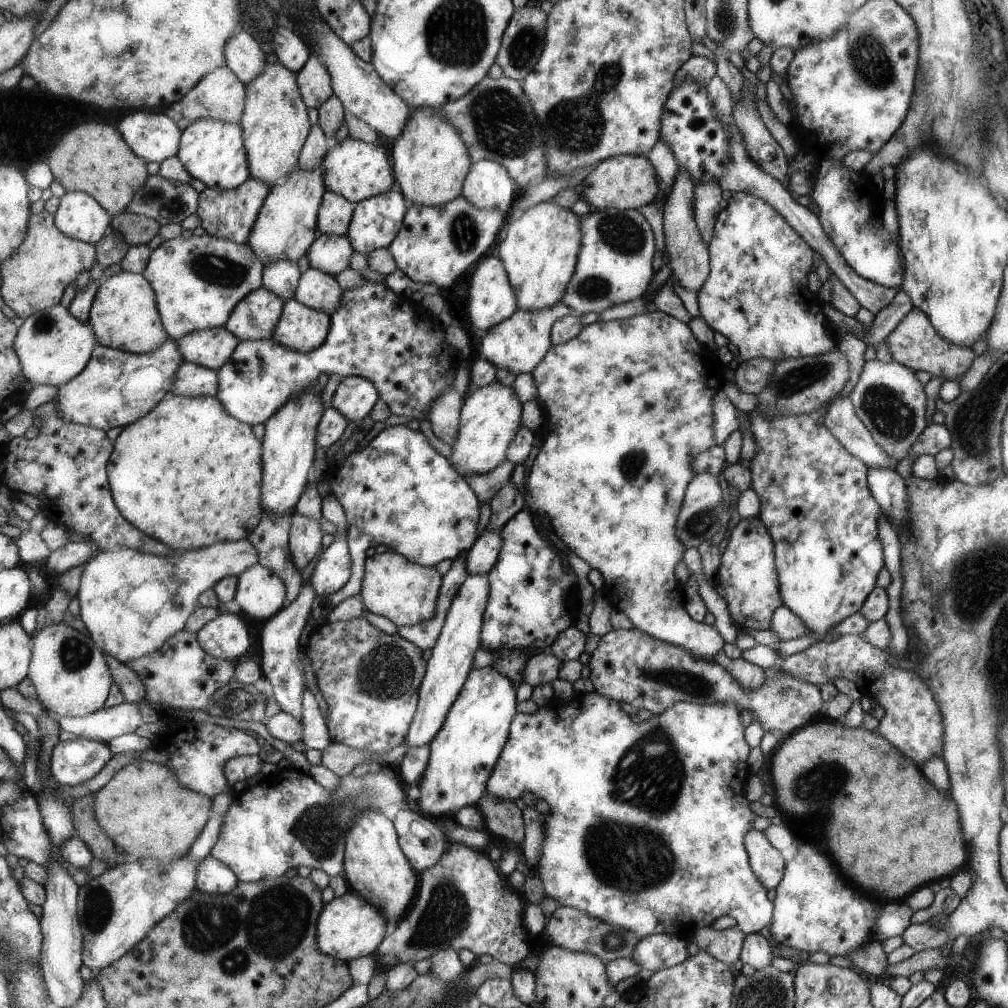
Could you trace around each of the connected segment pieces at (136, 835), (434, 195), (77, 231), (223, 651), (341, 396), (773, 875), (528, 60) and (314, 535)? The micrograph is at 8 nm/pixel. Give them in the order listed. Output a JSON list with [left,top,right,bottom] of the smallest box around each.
[[92,759,212,861],[391,108,473,207],[54,191,112,245],[196,612,249,662],[330,375,377,422],[745,829,784,891],[495,6,546,82],[288,512,324,570]]

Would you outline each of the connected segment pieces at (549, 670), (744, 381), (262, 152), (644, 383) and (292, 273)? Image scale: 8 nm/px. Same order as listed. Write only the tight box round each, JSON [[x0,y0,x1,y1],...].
[[522,652,560,687],[734,358,777,395],[238,62,310,188],[522,312,724,661],[262,259,302,302]]

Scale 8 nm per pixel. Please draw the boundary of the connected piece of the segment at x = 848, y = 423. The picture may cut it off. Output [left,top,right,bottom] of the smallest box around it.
[822,396,899,471]

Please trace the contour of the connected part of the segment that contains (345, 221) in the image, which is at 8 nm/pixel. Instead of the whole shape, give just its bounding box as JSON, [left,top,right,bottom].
[318,191,355,235]

